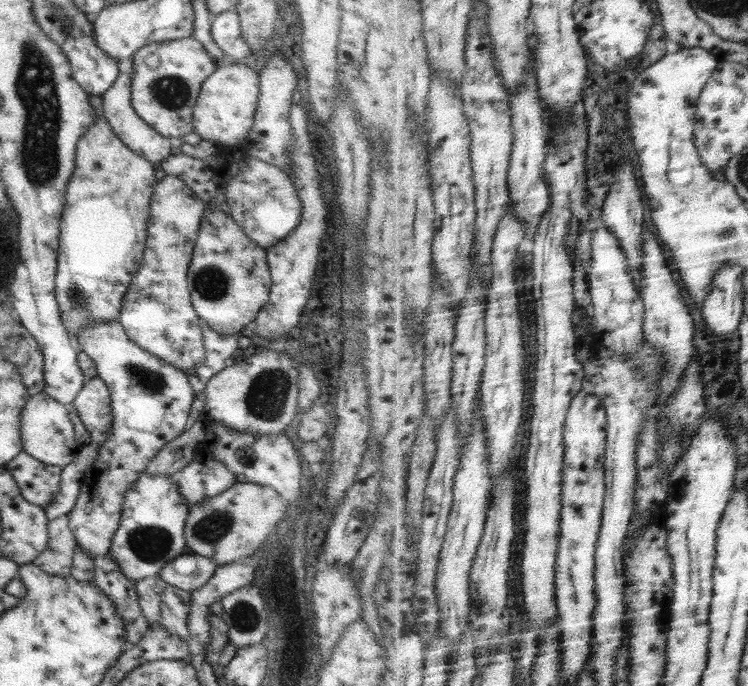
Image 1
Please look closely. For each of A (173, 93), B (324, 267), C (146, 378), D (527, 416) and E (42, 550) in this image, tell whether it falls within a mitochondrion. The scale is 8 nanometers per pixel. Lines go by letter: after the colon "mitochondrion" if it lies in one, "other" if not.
A: mitochondrion
B: other
C: mitochondrion
D: other
E: other

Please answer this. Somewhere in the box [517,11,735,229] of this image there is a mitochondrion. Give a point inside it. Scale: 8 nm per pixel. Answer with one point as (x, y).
(697, 189)

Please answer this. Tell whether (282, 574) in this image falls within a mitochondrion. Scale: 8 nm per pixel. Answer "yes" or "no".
no

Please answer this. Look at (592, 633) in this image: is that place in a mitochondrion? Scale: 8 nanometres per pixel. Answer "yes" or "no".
no

